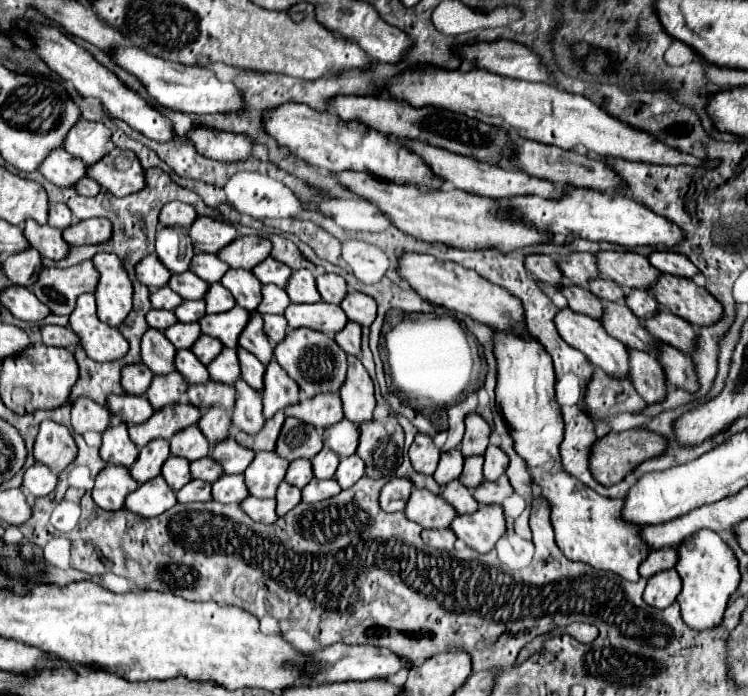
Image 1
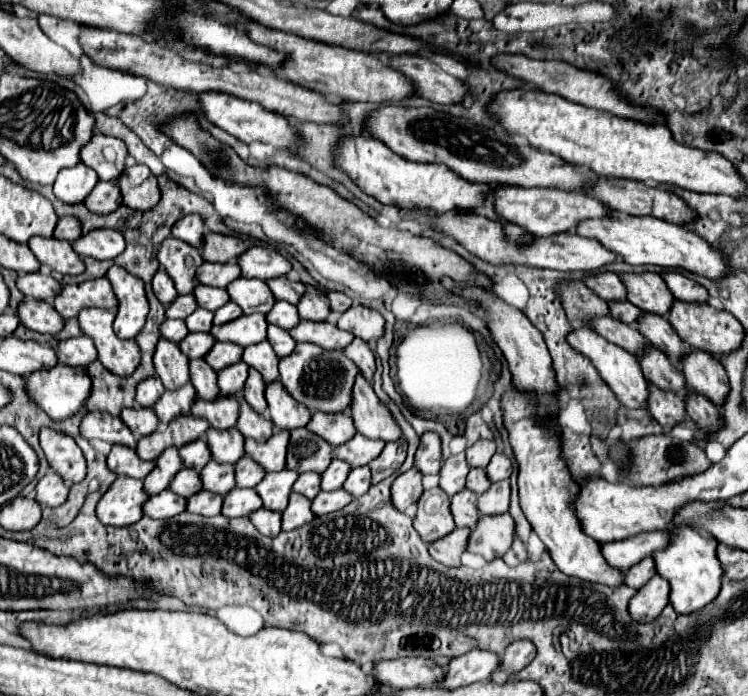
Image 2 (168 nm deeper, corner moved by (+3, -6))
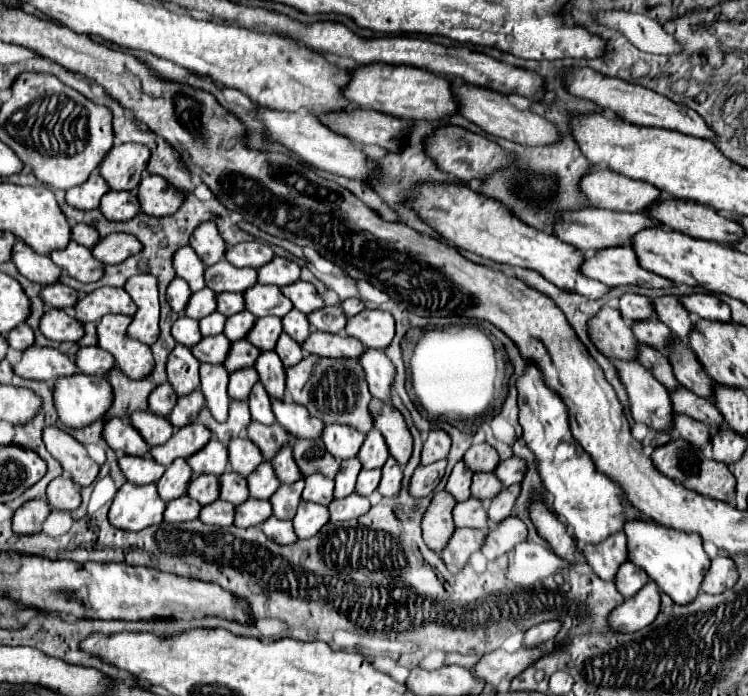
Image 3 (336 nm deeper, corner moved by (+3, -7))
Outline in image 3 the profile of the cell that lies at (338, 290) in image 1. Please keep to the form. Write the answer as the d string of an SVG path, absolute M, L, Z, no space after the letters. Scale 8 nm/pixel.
M347 298L347 300L341 302L341 308L343 308L345 316L355 316L357 312L361 312L365 308L365 304L361 300L357 300L357 298Z

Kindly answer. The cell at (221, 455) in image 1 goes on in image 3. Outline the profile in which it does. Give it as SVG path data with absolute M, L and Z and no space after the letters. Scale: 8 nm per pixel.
M263 460L249 476L247 476L247 486L249 486L249 496L259 498L259 500L269 500L269 496L279 488L279 480L267 460Z

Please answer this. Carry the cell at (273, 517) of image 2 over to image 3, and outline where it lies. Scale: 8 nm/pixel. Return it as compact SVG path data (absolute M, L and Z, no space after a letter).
M269 516L269 520L265 520L259 528L265 536L269 536L271 540L277 540L277 544L291 544L293 540L297 540L293 532L293 524L279 520L275 516Z

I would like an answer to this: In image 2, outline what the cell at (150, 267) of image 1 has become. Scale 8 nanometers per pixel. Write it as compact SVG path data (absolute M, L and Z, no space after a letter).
M161 269L153 277L153 291L165 307L177 297L177 289L173 287L173 279L169 279L169 275L165 275L165 271L161 271Z

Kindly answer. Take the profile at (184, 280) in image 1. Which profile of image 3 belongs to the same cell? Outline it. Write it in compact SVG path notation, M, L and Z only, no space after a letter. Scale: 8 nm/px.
M219 292L217 294L217 310L223 316L237 314L243 308L245 308L245 304L243 304L243 296L241 294L237 294L237 292Z

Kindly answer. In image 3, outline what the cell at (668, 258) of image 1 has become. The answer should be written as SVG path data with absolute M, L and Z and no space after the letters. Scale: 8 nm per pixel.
M689 294L689 296L681 296L679 300L693 318L721 320L721 322L731 320L729 306L721 302L715 294Z

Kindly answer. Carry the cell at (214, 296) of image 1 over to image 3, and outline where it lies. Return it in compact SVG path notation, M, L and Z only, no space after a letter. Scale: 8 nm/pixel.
M241 310L241 312L237 312L237 314L233 314L233 316L227 318L223 334L225 334L231 342L233 342L233 340L241 340L241 338L245 338L245 332L249 332L249 328L255 324L255 320L257 320L257 318L255 318L249 310Z

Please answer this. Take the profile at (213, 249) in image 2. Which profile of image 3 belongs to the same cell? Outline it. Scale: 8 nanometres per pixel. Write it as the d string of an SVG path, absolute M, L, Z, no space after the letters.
M257 240L241 242L225 250L225 260L229 260L237 268L245 268L245 266L259 268L261 264L267 264L271 258L273 258L273 250Z

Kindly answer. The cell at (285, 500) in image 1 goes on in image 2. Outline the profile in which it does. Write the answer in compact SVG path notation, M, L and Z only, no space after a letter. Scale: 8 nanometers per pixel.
M291 493L289 505L283 511L283 531L293 531L295 527L303 527L305 523L313 521L313 511L311 511L311 501L305 499L303 495Z

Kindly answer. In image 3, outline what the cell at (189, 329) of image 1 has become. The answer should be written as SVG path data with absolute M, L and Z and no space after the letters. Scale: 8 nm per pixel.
M223 334L217 336L207 336L203 338L199 344L195 344L191 348L193 356L199 362L209 362L209 364L223 364L227 352L229 352L229 340Z

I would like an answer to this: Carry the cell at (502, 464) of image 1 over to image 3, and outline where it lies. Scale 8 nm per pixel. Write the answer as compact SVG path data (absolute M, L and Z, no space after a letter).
M511 456L507 460L501 460L495 468L495 476L501 480L503 486L511 486L511 484L517 484L523 480L523 474L525 474L525 460L517 458L517 456Z

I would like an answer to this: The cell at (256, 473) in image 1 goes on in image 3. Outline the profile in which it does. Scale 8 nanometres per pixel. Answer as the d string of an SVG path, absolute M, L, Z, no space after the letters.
M301 478L293 484L281 484L277 488L277 492L269 498L275 518L279 518L279 520L291 520L293 518L293 512L297 510L297 504L301 500L303 484L305 484L305 480Z

